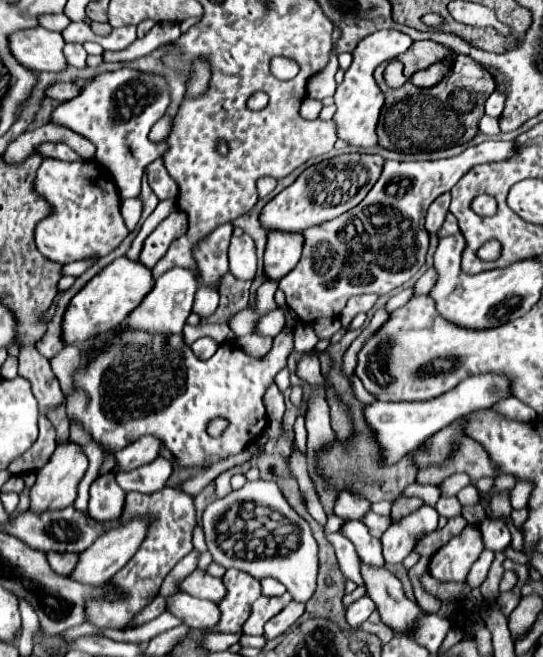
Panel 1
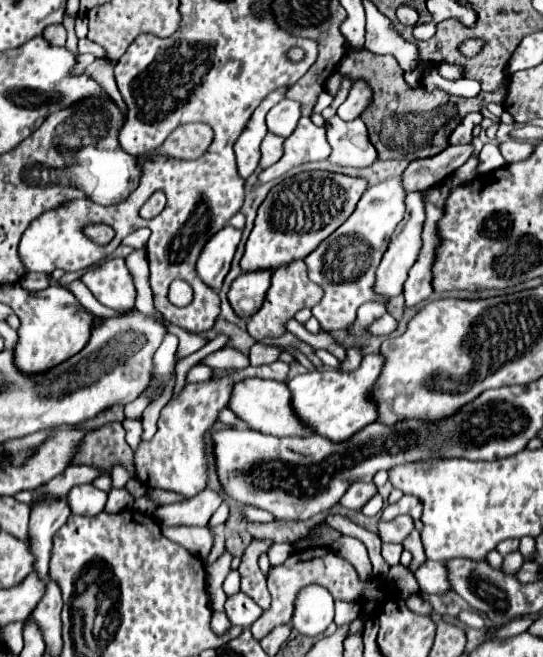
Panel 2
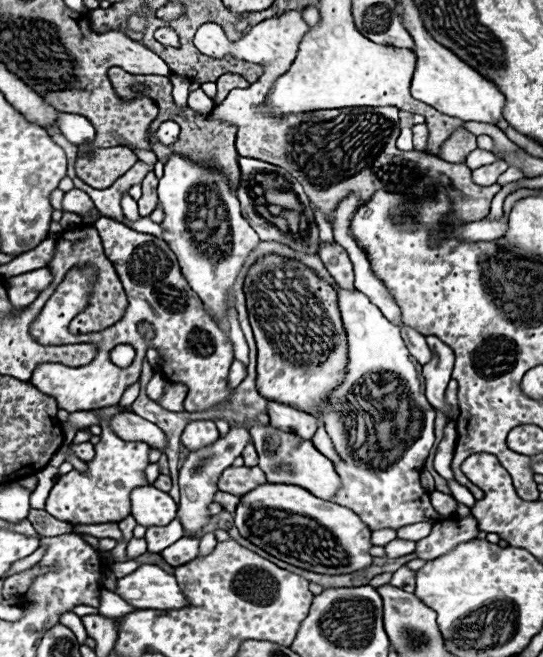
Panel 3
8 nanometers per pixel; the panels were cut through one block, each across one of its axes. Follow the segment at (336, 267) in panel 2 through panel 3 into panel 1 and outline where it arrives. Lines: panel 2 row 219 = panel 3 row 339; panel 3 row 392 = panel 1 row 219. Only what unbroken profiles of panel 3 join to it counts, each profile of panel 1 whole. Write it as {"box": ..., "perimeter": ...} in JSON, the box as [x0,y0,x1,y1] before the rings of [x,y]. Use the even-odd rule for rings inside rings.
{"box":[280,140,512,324],"perimeter":[[[486,140],[478,146],[466,148],[462,154],[444,158],[444,160],[432,160],[432,162],[396,162],[388,160],[384,164],[384,172],[380,180],[374,184],[374,188],[368,192],[368,196],[348,210],[346,214],[328,220],[320,226],[312,226],[304,230],[304,252],[300,262],[294,266],[292,272],[288,272],[280,280],[280,290],[286,294],[288,308],[296,314],[296,318],[304,324],[310,324],[318,318],[336,318],[348,298],[356,294],[388,294],[390,290],[402,286],[408,282],[422,266],[428,252],[428,232],[424,228],[424,214],[428,204],[438,196],[452,190],[452,186],[476,164],[484,162],[498,162],[506,160],[512,154],[512,142],[500,142],[500,140]]]}

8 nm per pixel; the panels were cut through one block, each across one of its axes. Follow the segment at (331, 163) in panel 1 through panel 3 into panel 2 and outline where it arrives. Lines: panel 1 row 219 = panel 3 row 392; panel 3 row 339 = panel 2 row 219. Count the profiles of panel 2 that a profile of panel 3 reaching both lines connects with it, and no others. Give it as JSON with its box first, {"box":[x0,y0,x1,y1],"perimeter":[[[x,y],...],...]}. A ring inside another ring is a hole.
{"box":[240,172,368,272],"perimeter":[[[302,172],[276,184],[258,208],[254,228],[240,260],[242,272],[276,270],[284,264],[306,258],[322,240],[346,222],[366,188],[368,182],[362,178],[332,172]]]}

